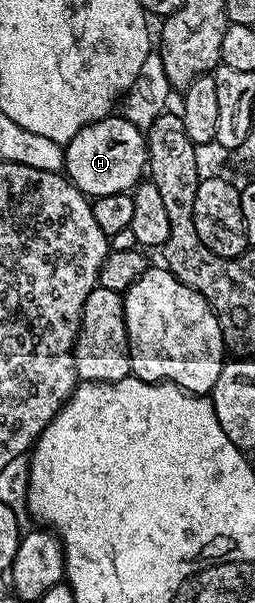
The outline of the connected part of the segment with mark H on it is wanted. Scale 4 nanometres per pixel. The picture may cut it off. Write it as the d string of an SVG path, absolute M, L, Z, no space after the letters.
M110 114L99 122L83 126L83 130L79 130L79 134L64 145L64 151L64 175L90 198L103 194L132 193L147 172L145 132L131 126L131 122L127 122L121 114Z

